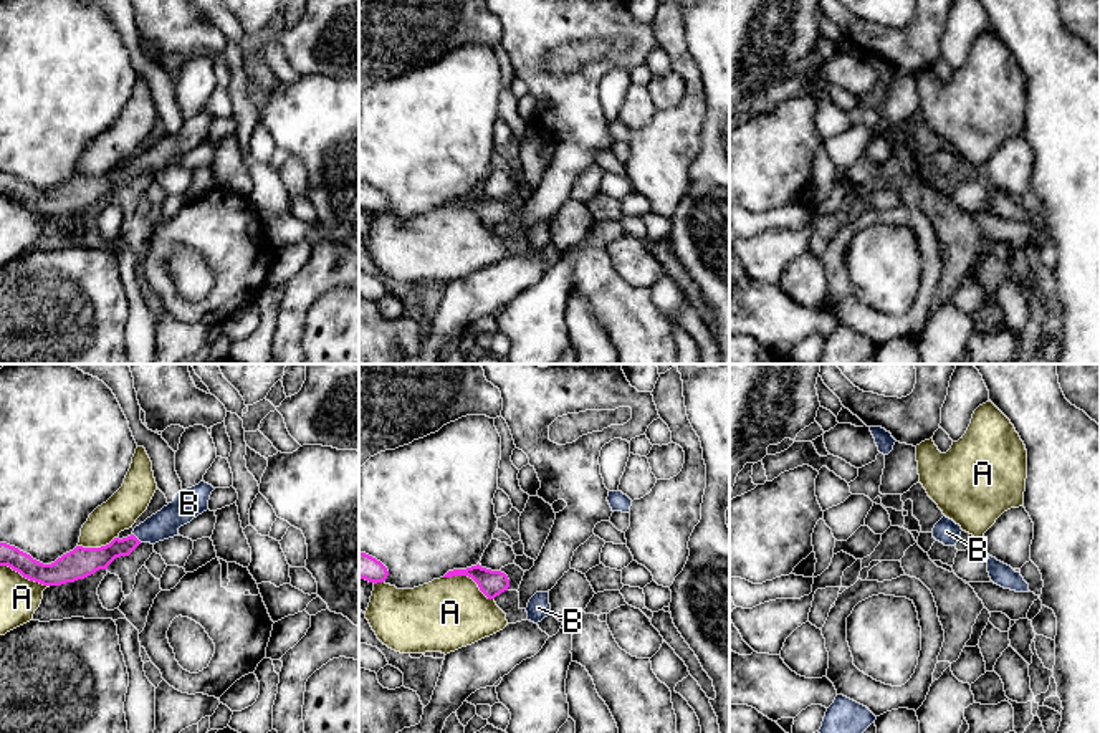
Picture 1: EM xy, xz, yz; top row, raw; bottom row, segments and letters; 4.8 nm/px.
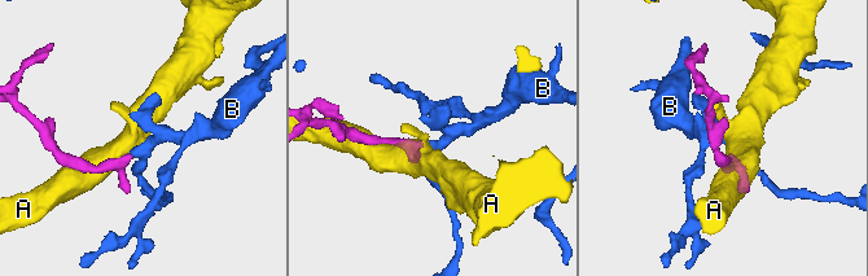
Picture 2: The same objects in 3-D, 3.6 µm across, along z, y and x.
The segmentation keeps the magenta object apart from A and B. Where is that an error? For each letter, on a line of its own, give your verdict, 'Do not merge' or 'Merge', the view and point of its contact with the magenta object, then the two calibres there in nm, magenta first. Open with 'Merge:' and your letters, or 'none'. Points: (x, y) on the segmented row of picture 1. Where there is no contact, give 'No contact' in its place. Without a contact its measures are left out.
Merge: B
A: Do not merge. Touches magenta at xz (470, 576). Thickness 130 nm (magenta) against 360 nm
B: Merge. Touches magenta at xy (136, 538). Thickness 130 nm (magenta) against 140 nm

